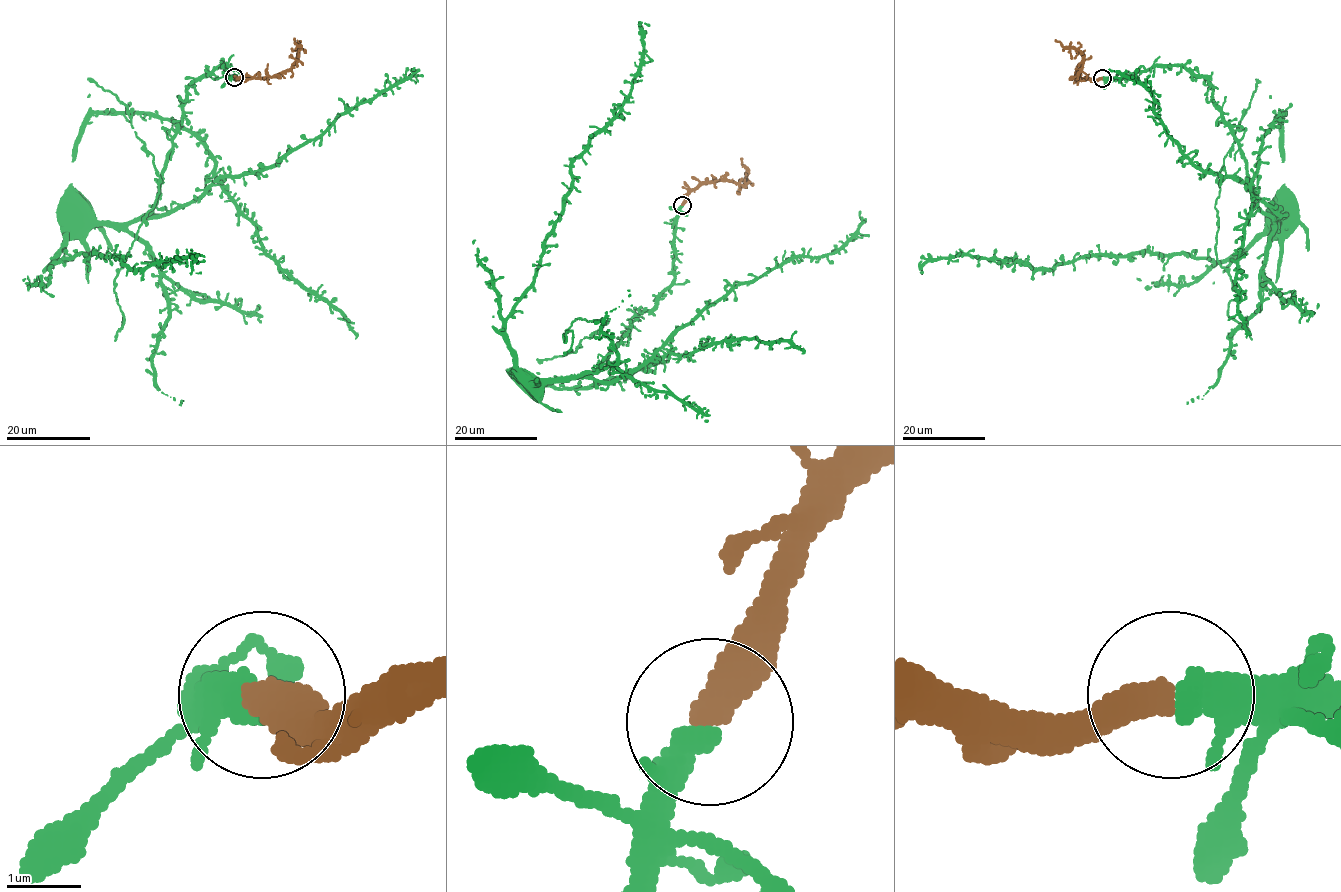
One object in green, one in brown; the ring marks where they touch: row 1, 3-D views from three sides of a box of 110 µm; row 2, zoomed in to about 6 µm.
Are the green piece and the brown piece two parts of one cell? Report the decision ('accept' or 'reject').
accept

